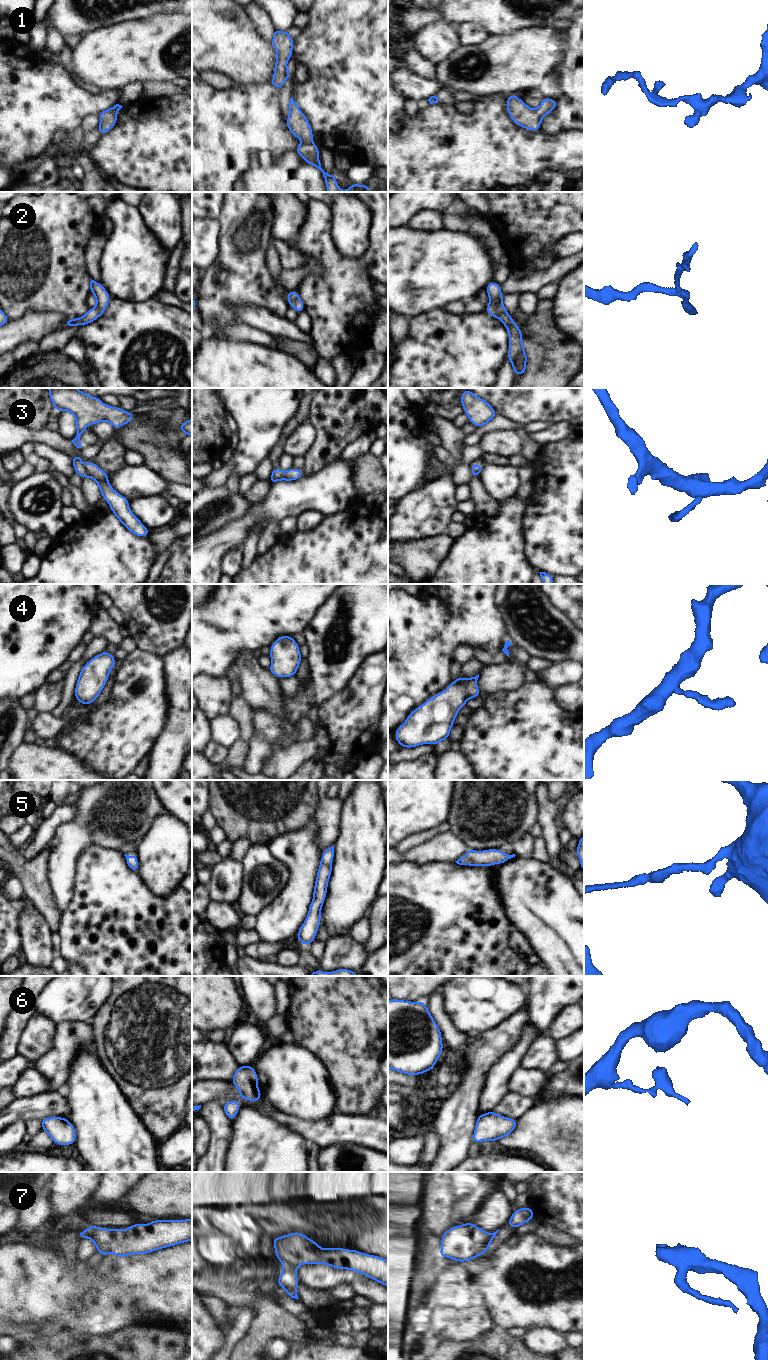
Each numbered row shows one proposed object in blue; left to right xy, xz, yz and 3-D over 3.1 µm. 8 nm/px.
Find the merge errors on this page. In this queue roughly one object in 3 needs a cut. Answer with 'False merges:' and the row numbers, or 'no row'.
False merges: 2, 3

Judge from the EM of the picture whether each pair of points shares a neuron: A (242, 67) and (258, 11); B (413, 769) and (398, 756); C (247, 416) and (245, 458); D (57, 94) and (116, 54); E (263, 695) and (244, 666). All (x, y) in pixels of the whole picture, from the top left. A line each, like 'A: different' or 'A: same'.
A: different
B: different
C: same
D: different
E: same

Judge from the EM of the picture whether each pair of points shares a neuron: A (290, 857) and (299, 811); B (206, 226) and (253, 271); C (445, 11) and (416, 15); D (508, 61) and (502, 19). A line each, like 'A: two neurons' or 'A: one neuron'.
A: two neurons
B: two neurons
C: one neuron
D: two neurons

